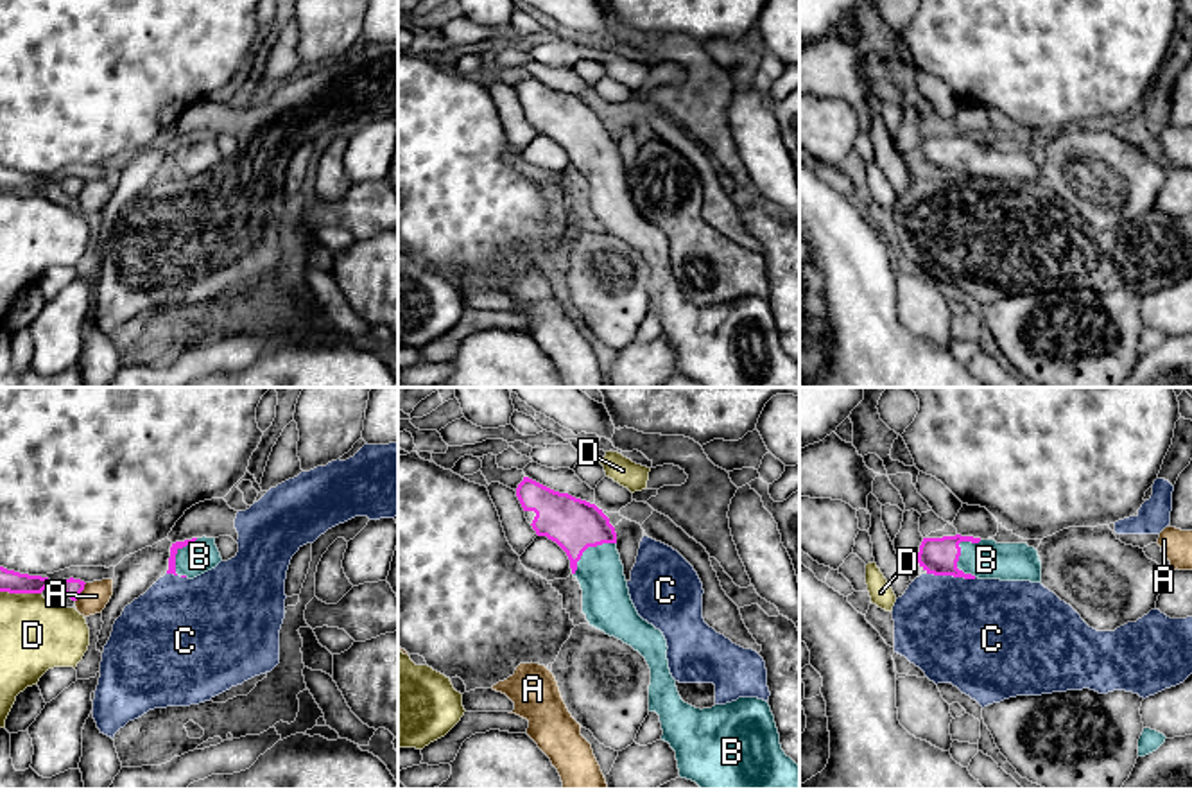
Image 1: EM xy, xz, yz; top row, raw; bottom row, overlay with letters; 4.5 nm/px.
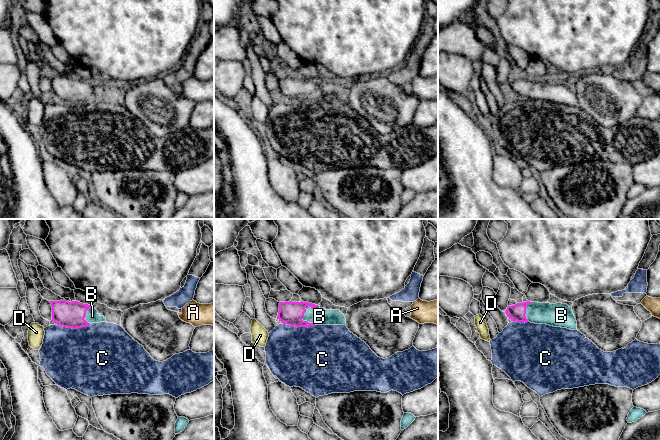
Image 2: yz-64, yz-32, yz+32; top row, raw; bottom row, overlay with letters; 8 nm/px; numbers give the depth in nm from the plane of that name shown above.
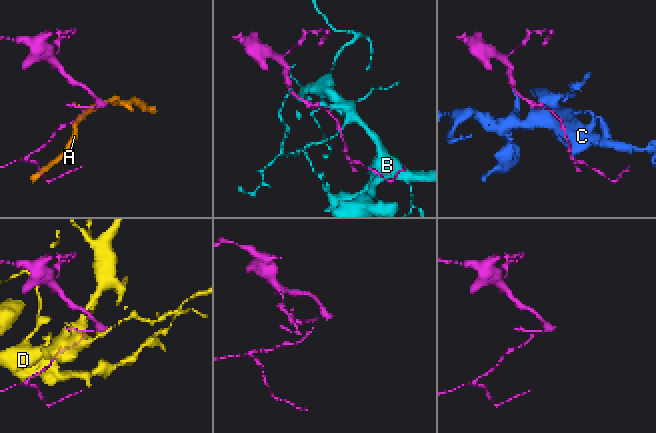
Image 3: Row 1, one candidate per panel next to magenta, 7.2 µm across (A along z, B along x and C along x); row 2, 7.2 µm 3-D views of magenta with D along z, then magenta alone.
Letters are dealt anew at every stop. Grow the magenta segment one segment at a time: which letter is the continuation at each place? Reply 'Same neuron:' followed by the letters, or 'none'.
Same neuron: B

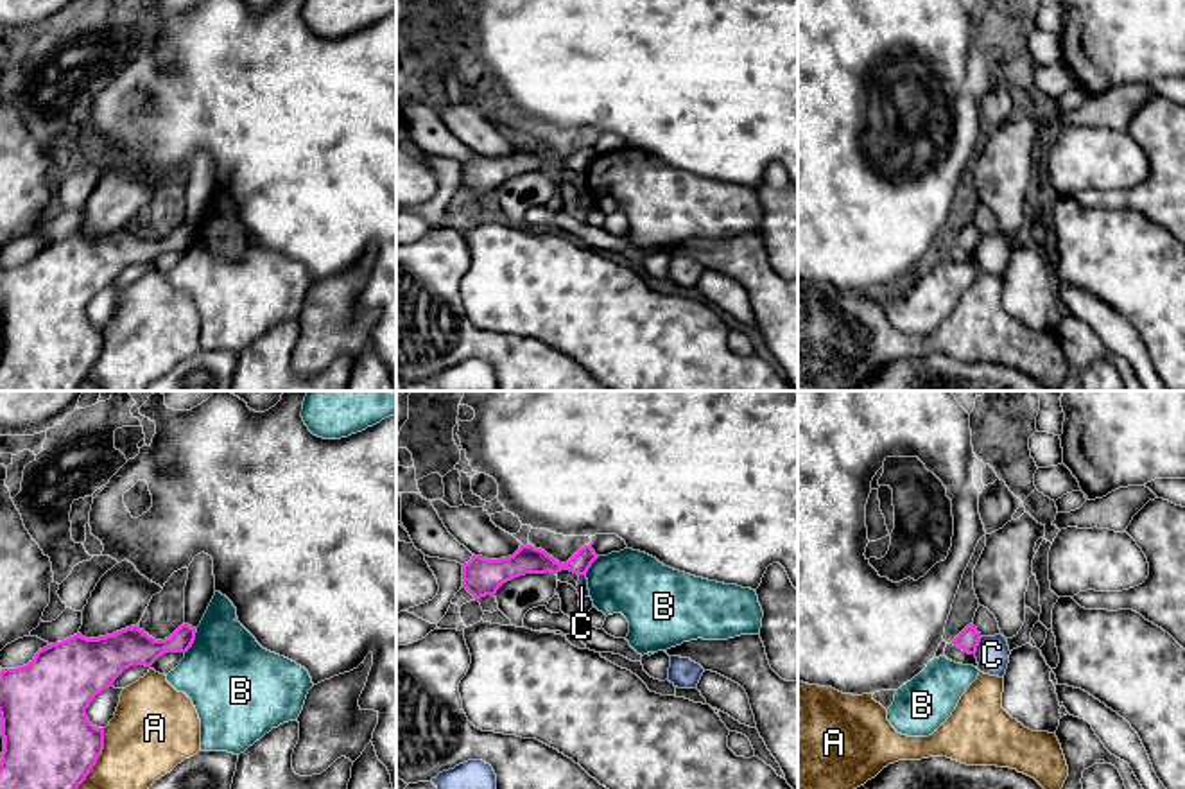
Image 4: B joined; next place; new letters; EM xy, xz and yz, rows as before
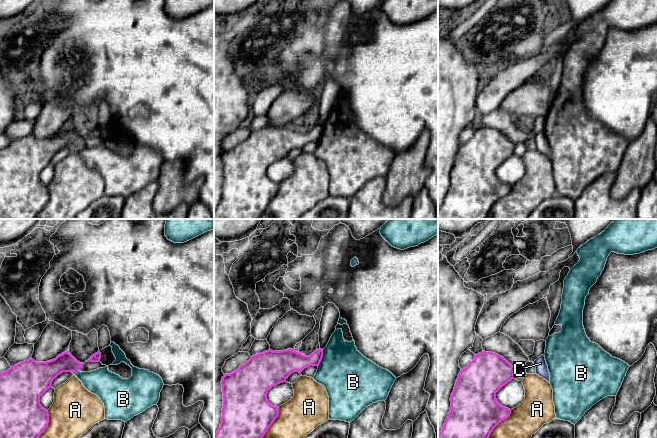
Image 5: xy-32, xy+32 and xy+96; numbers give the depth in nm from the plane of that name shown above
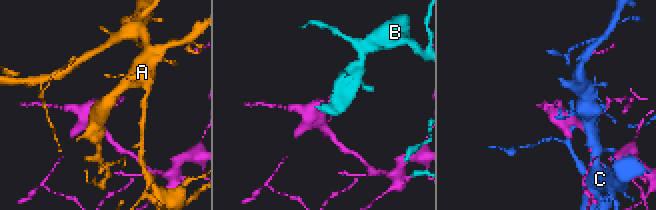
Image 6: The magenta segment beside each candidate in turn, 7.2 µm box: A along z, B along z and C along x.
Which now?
Same neuron: none

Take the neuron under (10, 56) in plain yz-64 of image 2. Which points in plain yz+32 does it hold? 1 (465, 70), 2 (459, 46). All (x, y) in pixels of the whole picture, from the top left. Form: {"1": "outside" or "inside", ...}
{"1": "outside", "2": "inside"}

